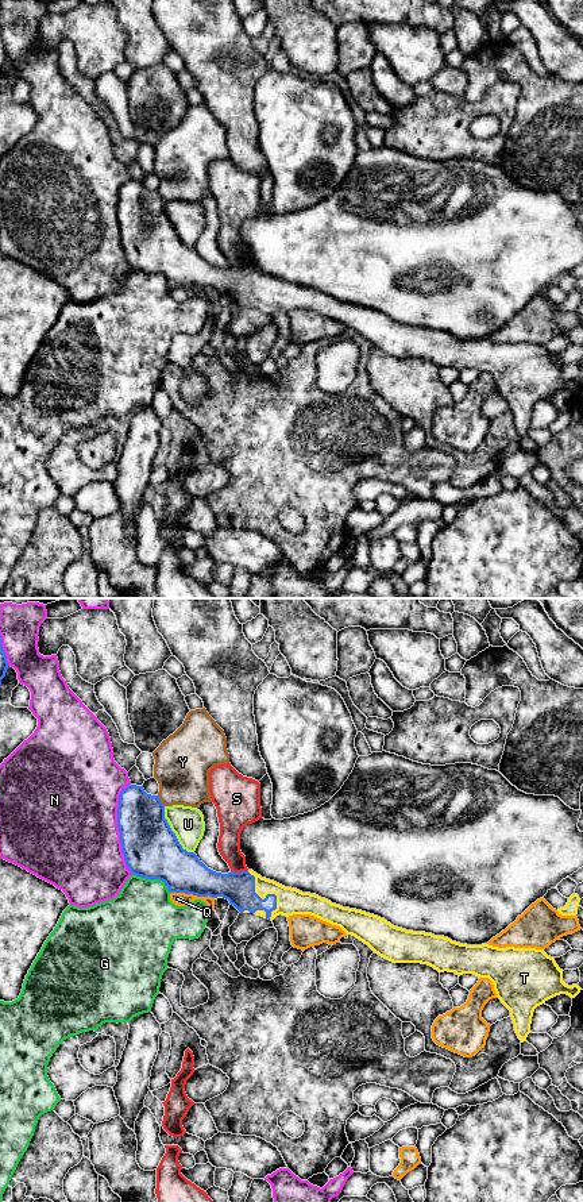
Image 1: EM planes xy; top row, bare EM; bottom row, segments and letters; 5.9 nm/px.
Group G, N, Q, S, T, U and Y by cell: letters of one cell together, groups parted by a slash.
G / N / Q / S / T / U / Y

